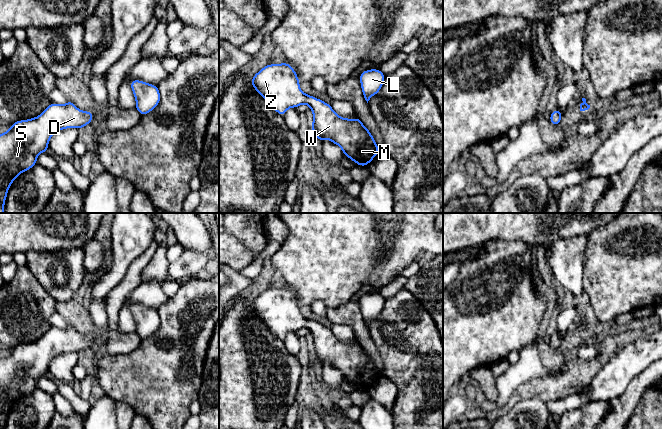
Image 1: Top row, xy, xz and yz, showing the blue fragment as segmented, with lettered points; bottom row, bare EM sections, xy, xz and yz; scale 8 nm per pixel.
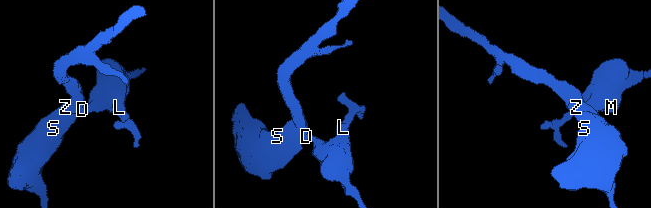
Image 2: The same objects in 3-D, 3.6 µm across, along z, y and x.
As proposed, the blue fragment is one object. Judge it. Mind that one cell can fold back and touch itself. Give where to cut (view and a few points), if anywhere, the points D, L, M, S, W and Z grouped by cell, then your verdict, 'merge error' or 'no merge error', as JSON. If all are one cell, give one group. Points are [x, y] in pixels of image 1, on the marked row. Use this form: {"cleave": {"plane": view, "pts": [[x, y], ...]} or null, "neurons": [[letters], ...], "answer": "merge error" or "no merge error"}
{"cleave": null, "neurons": [["D", "L", "M", "S", "W", "Z"]], "answer": "no merge error"}

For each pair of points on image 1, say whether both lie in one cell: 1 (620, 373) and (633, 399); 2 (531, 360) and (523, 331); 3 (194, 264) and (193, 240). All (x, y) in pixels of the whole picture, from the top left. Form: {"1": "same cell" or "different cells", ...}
{"1": "different cells", "2": "different cells", "3": "different cells"}

